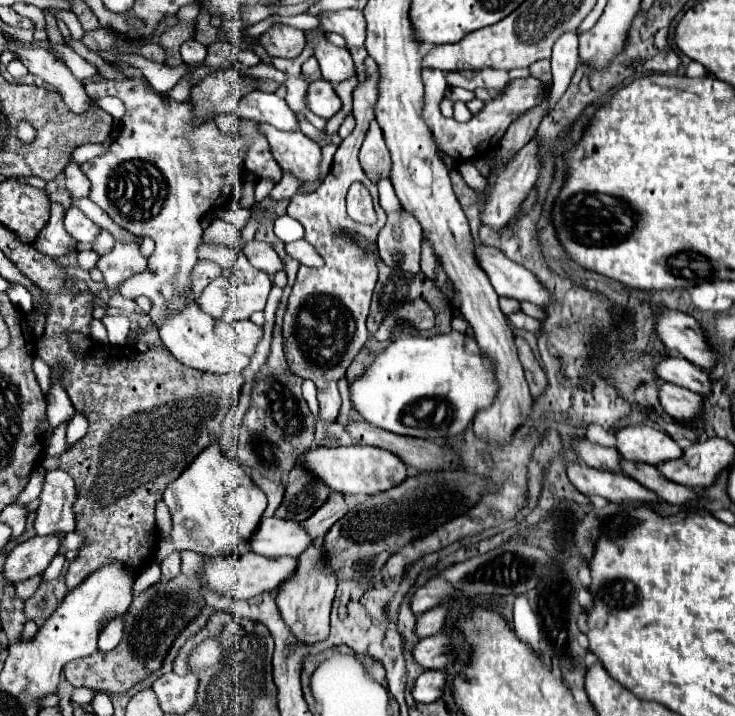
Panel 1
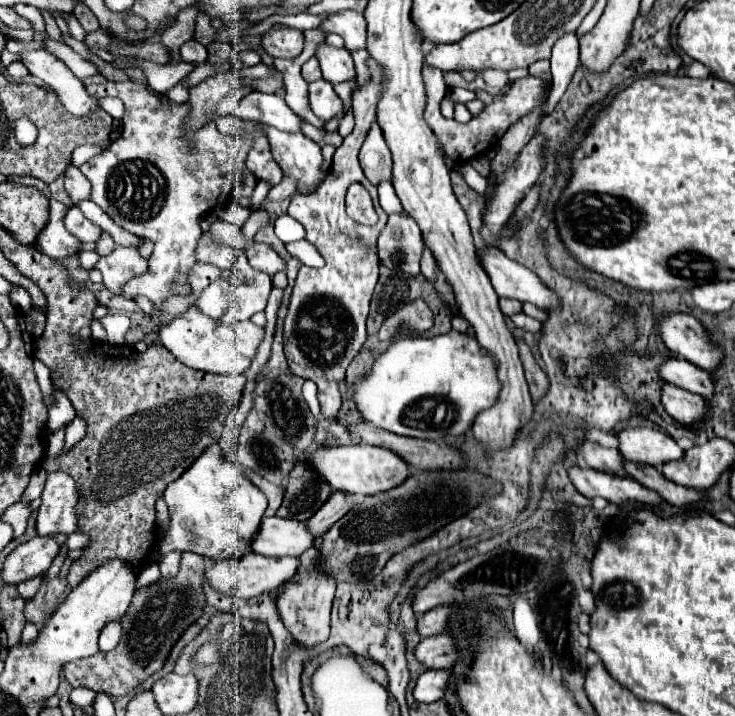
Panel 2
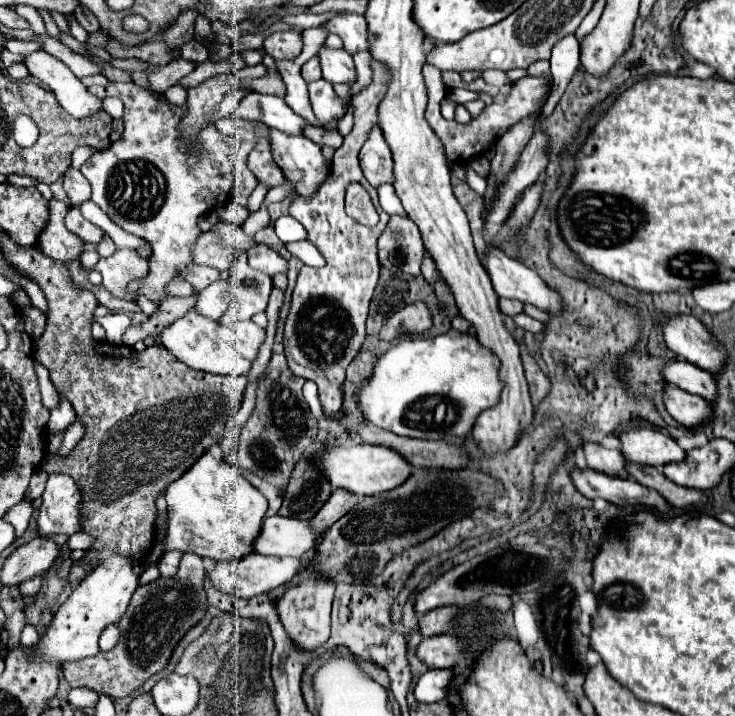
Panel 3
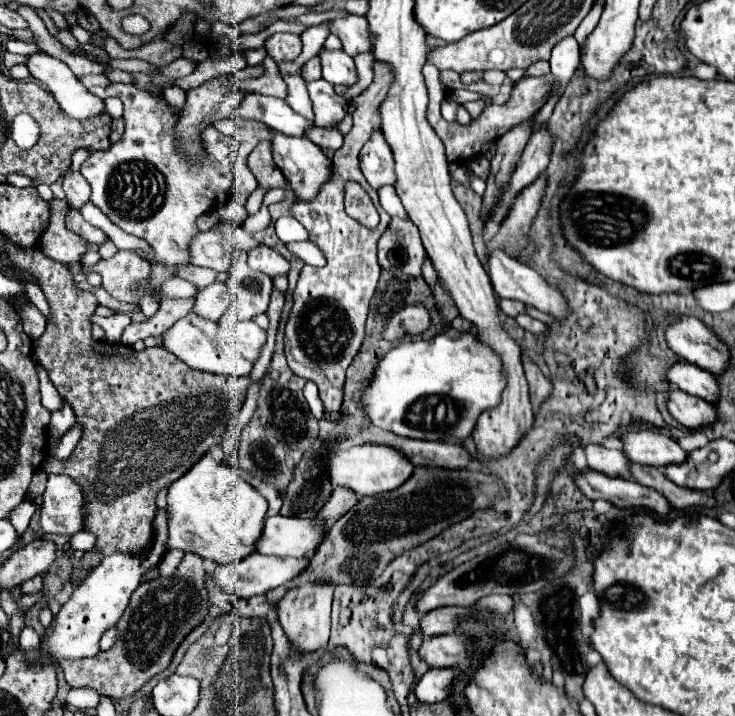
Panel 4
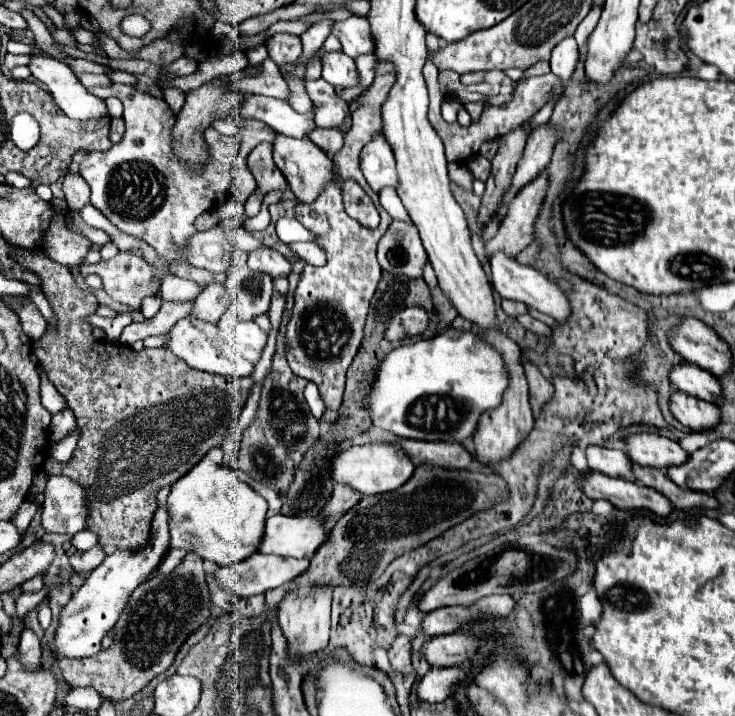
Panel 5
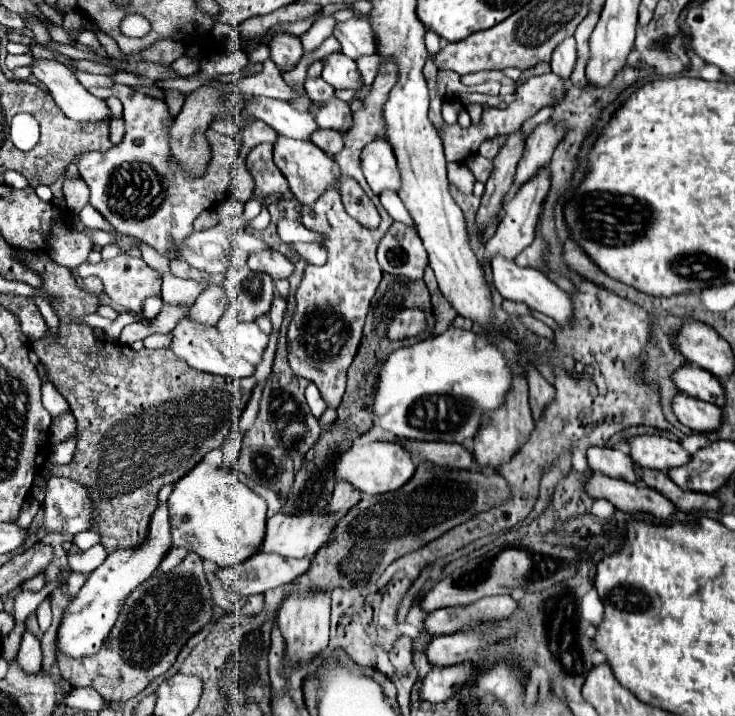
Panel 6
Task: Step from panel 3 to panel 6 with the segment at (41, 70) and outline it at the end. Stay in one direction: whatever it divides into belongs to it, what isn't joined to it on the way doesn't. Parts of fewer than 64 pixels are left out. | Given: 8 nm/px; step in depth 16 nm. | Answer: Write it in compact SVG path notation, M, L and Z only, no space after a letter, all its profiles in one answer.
M34 60L32 74L46 84L58 108L76 122L102 122L112 120L104 100L92 96L74 74L54 60Z

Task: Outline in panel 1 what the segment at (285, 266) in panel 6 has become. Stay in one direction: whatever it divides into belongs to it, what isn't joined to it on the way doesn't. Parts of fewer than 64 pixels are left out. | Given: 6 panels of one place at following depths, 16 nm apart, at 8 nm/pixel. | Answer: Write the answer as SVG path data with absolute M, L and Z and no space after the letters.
M258 240L248 242L244 248L244 254L254 268L260 268L266 274L276 274L276 272L284 270L284 262L274 252L274 248L266 242L258 242Z

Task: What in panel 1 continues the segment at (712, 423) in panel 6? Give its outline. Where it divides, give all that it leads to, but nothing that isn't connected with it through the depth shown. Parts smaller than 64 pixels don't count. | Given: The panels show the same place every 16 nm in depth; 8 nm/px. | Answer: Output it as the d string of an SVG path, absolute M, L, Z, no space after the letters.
M658 382L658 386L660 386L660 402L674 420L686 424L702 416L704 408L702 396L670 382Z

